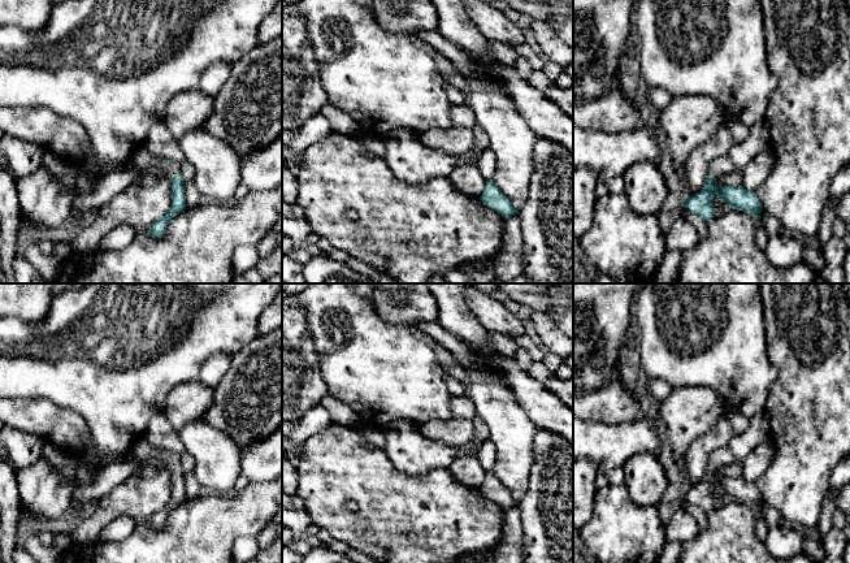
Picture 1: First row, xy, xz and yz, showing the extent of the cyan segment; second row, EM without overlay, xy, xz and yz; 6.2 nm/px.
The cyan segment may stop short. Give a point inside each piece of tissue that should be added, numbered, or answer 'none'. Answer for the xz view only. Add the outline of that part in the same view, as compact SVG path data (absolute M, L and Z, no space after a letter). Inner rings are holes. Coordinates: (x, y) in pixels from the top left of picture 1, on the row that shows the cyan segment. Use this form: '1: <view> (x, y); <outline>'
1: xz (452, 141); M433 127L417 131L420 139L430 148L459 156L472 147L472 130L459 130L456 127Z

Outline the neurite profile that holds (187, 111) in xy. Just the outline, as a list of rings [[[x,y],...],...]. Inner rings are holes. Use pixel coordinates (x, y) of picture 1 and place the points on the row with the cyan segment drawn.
[[[199,88],[185,91],[169,100],[162,122],[175,139],[181,139],[191,130],[200,129],[214,105],[216,98]]]

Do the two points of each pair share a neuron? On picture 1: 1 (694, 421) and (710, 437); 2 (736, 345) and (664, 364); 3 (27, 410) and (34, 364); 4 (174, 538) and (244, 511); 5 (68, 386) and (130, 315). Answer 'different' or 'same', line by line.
1: different
2: same
3: different
4: same
5: same

